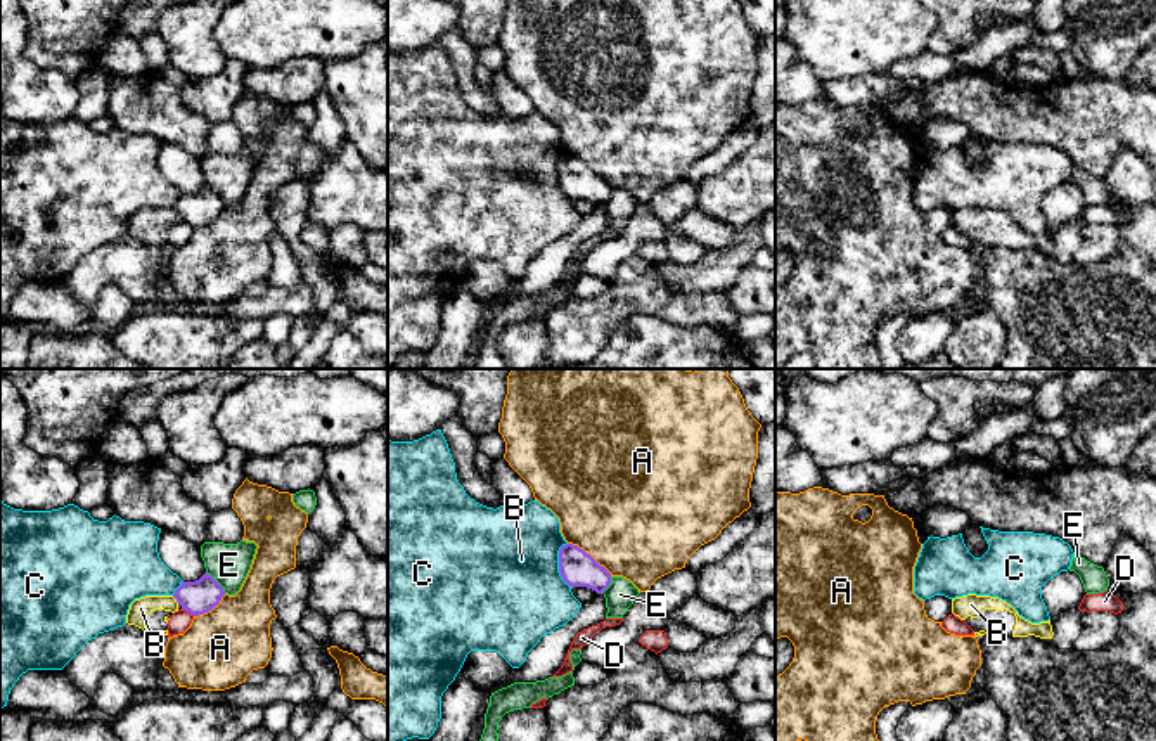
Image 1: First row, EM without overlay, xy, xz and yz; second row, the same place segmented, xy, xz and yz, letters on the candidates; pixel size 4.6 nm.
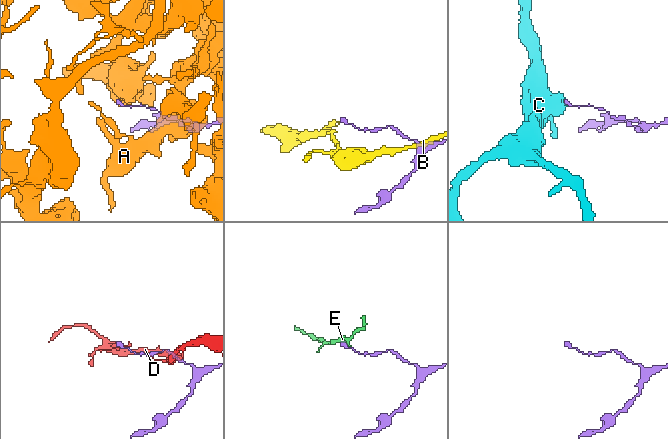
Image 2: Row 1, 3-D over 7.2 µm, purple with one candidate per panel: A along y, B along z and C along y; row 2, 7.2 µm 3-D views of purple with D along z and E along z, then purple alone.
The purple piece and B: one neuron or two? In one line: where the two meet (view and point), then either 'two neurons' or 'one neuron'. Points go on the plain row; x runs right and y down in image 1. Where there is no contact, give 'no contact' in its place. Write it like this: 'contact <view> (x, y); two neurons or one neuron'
contact xy (175, 210); two neurons

